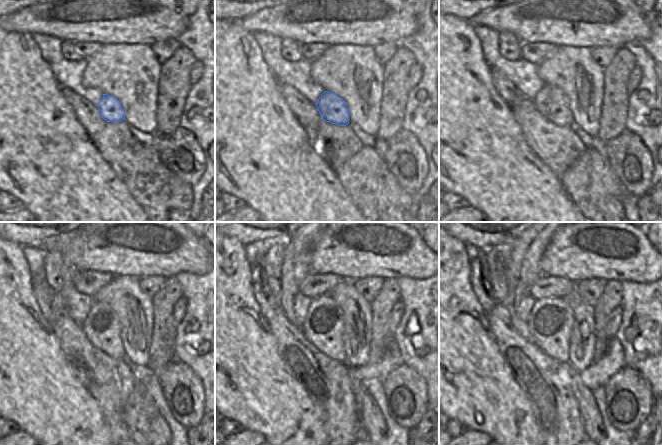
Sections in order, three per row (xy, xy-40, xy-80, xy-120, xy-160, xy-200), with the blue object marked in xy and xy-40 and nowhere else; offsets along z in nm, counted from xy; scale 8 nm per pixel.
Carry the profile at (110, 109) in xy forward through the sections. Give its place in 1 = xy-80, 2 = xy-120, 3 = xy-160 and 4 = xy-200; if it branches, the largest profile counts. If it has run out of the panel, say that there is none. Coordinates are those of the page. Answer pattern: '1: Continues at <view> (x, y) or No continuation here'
1: Continues at xy-80 (551, 102)
2: Continues at xy-120 (102, 327)
3: Continues at xy-160 (323, 326)
4: Continues at xy-200 (550, 322).

